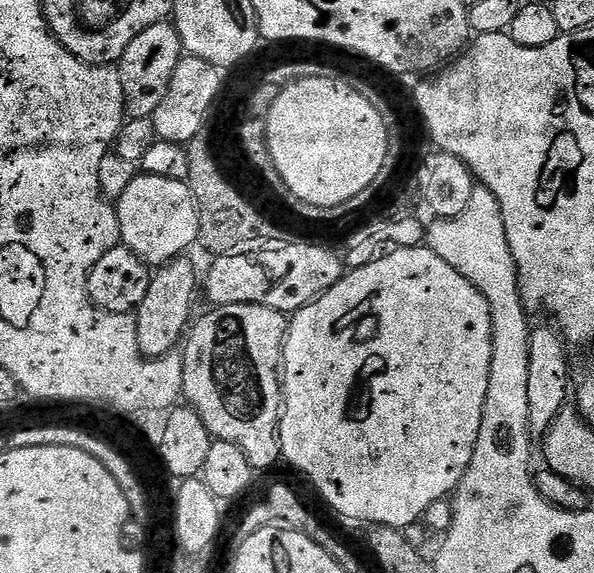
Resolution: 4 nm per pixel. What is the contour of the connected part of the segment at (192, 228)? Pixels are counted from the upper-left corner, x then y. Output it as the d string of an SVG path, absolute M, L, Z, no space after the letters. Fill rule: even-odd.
M138 174L114 207L121 241L150 266L165 265L185 255L199 238L198 206L185 181Z

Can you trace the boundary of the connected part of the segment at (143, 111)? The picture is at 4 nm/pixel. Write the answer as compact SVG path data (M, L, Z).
M172 22L155 24L150 26L150 30L142 30L142 34L138 34L138 38L134 38L134 42L126 46L118 67L129 117L151 118L156 113L158 106L162 106L162 98L166 98L166 90L174 78L174 70L184 55L184 45L180 43L180 35Z

